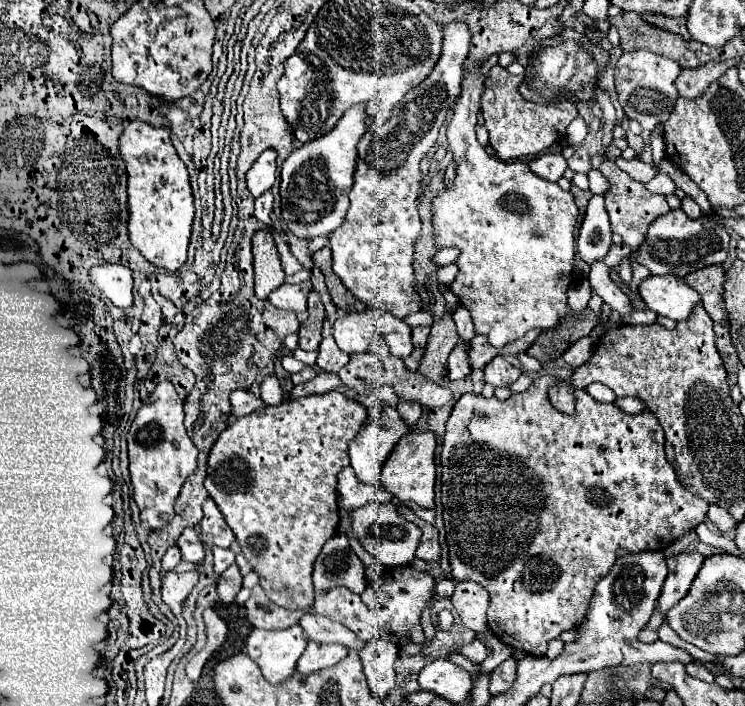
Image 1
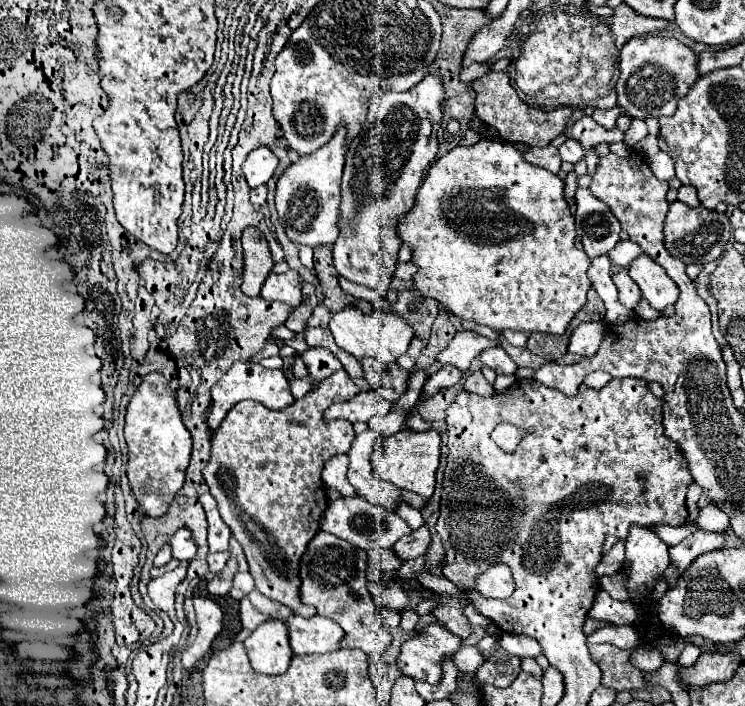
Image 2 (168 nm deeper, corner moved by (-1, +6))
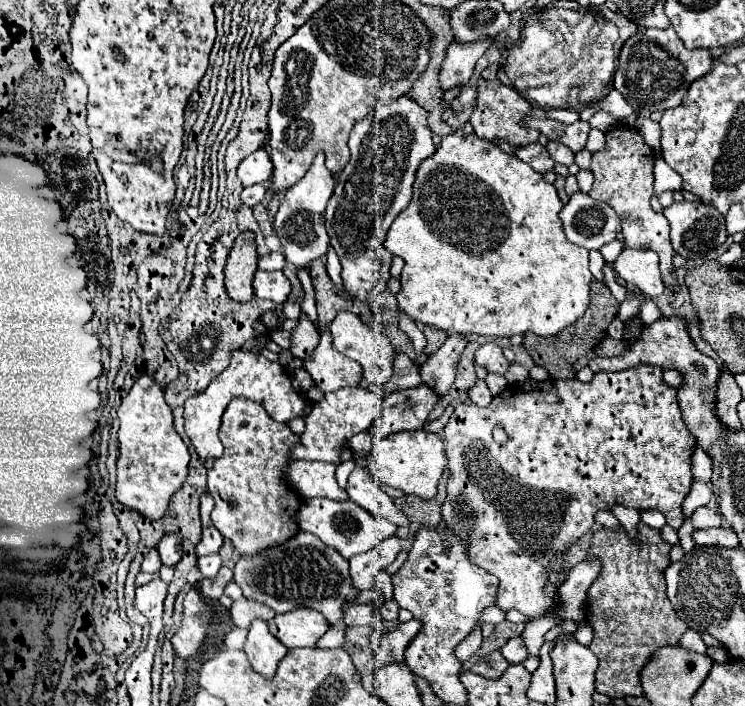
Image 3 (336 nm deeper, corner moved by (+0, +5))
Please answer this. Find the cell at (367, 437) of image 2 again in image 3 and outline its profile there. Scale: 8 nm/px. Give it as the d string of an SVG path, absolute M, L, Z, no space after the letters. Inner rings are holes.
M357 459L357 465L359 467L351 473L351 477L347 481L349 499L353 503L357 503L359 507L367 509L369 513L373 513L375 517L383 517L397 527L409 525L409 519L401 511L397 511L397 507L393 505L393 499L389 495L385 495L369 477L367 461Z

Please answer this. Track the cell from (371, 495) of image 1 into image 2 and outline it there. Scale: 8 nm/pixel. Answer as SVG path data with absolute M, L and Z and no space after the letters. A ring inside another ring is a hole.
M344 454L334 456L332 460L328 460L328 464L324 464L322 478L328 488L338 490L344 498L356 496L356 490L352 488L352 484L348 484L348 478L346 478L346 456Z

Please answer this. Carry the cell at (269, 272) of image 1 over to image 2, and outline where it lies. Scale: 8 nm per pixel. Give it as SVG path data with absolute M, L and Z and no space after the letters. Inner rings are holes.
M246 228L242 232L242 246L244 246L242 292L248 296L258 296L266 276L272 274L274 258L266 238L258 228Z

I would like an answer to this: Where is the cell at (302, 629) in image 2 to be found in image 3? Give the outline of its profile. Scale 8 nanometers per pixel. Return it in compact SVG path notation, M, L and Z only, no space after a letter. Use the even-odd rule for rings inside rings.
M293 609L293 613L275 615L267 621L269 631L289 649L315 647L315 641L327 631L327 621L315 609Z

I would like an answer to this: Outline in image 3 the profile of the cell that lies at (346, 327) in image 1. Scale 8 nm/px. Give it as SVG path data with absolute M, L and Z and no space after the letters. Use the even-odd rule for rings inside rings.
M339 313L335 317L335 321L331 323L329 331L331 331L331 337L333 337L335 349L339 353L355 359L363 367L363 375L361 375L361 381L359 381L361 387L383 385L383 383L389 381L389 377L393 373L393 357L395 357L395 349L393 349L389 337L379 335L373 329L369 329L367 325L363 325L355 313Z

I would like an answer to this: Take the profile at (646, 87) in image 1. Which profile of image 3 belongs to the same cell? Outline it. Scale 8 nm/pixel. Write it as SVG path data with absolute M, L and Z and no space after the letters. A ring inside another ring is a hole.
M673 27L669 29L643 29L629 37L621 49L619 69L615 71L613 87L641 113L673 109L683 101L689 85L709 73L713 55L709 49L685 49Z

